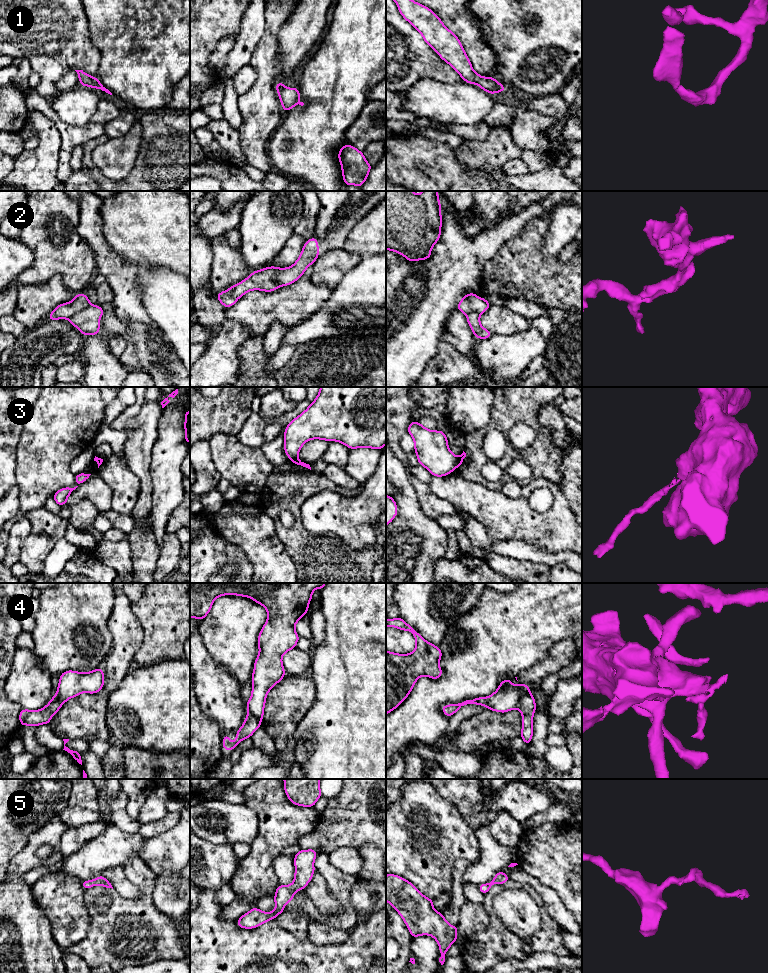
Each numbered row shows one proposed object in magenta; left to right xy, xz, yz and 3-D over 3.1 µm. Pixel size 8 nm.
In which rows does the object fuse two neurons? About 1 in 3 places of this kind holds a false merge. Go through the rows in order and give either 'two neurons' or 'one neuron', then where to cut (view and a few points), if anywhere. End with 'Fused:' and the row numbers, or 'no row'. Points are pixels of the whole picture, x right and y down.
1: one neuron; no cut
2: two neurons; cut in xy along (91, 305), (75, 313), (69, 319)
3: two neurons; cut in yz along (459, 457), (457, 463)
4: two neurons; cut in yz along (528, 689), (521, 696), (516, 707)
5: one neuron; no cut
Fused: 2, 3, 4

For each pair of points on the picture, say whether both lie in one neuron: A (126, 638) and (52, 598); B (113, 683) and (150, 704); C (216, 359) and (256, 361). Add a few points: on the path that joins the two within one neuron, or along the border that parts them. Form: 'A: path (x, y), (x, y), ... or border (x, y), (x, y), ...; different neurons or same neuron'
A: border (113, 605), (108, 620), (112, 639), (109, 651); different neurons
B: border (133, 667), (110, 693), (107, 706); different neurons
C: border (249, 338), (239, 349), (239, 374), (237, 376); different neurons

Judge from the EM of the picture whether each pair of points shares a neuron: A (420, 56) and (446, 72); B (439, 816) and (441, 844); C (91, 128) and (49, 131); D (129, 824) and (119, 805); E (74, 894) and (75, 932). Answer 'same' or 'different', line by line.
A: same
B: same
C: different
D: same
E: same

